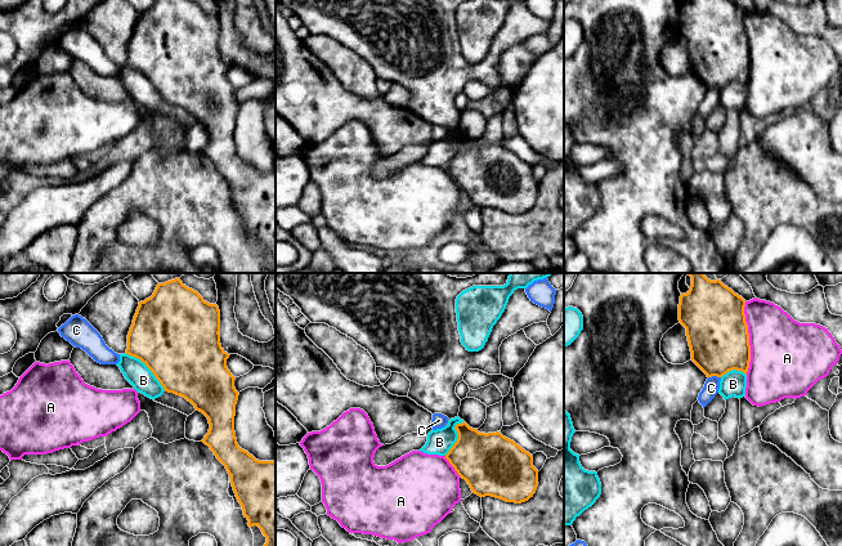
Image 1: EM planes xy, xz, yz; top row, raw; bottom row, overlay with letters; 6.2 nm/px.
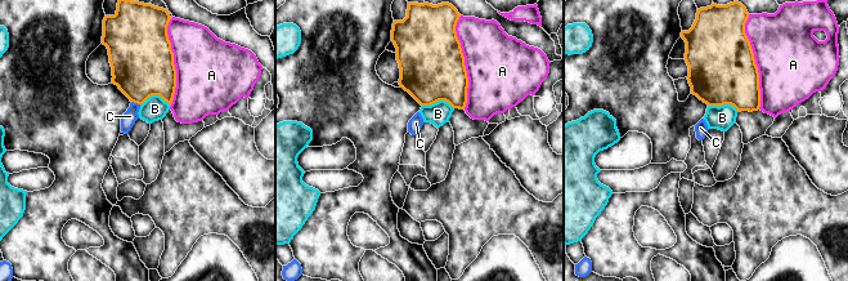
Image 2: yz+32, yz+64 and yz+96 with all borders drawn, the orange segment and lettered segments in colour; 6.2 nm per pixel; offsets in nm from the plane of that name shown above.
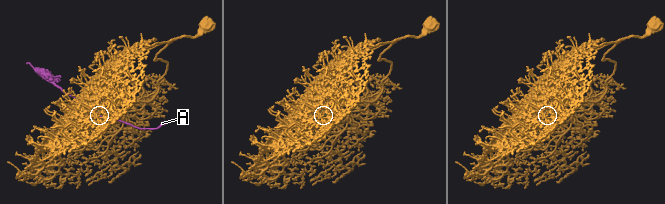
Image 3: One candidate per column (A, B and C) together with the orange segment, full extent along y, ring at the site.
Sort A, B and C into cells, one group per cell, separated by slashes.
A / B / C

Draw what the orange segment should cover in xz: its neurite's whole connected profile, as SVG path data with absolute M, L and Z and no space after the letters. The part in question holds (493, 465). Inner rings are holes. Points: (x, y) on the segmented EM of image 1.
M465 421L454 428L458 439L445 455L457 474L467 482L472 493L492 496L506 502L521 504L536 493L538 487L538 470L533 466L533 456L514 440L497 433L479 433Z

